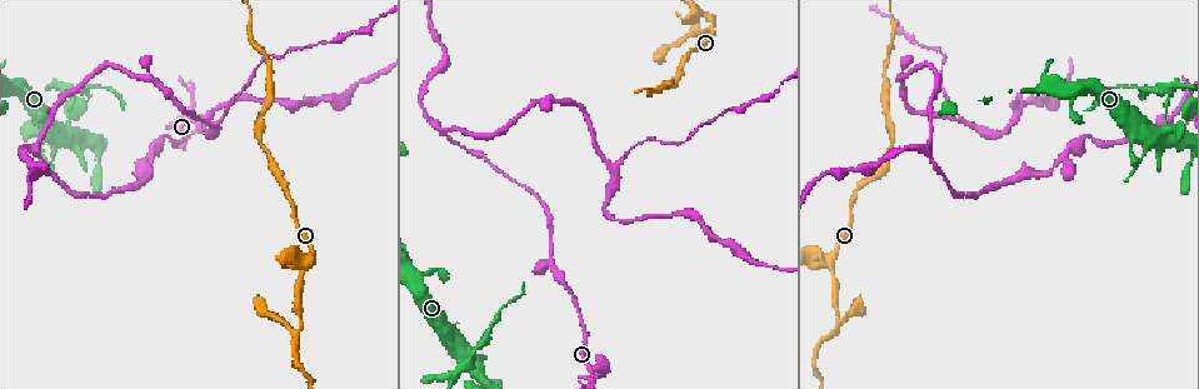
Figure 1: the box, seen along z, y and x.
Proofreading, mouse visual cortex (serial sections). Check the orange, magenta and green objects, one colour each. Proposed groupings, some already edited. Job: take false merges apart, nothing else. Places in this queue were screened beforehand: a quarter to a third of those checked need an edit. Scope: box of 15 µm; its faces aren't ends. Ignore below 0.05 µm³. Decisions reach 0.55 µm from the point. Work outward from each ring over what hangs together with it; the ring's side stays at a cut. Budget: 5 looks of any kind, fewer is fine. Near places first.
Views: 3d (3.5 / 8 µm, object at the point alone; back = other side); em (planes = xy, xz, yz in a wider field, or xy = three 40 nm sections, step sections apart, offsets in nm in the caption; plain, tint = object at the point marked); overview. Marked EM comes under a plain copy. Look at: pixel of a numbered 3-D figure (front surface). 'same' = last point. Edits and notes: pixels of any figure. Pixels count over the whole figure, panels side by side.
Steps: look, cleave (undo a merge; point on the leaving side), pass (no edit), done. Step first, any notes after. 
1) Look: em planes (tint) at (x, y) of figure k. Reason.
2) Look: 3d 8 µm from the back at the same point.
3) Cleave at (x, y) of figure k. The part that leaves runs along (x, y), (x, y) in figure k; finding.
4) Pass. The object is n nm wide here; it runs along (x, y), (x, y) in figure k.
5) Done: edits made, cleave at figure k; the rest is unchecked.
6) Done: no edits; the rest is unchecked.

Look: 3d 3.5 µm at (436, 127) of figure 1. Three arms meet.

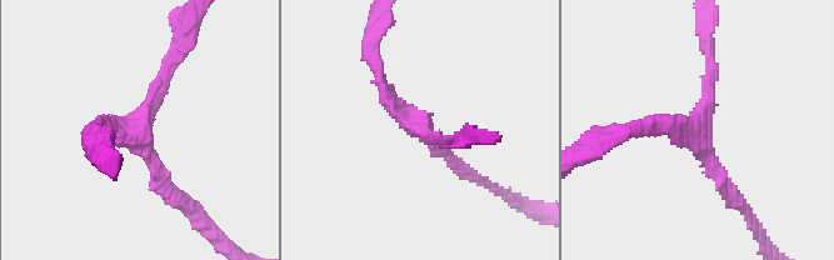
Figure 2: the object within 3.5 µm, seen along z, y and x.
Look: em xy step 2 (tint) at (697, 133) of figure 2. 3 arms meet here; the arms are 150, 200, 200 nm wide.

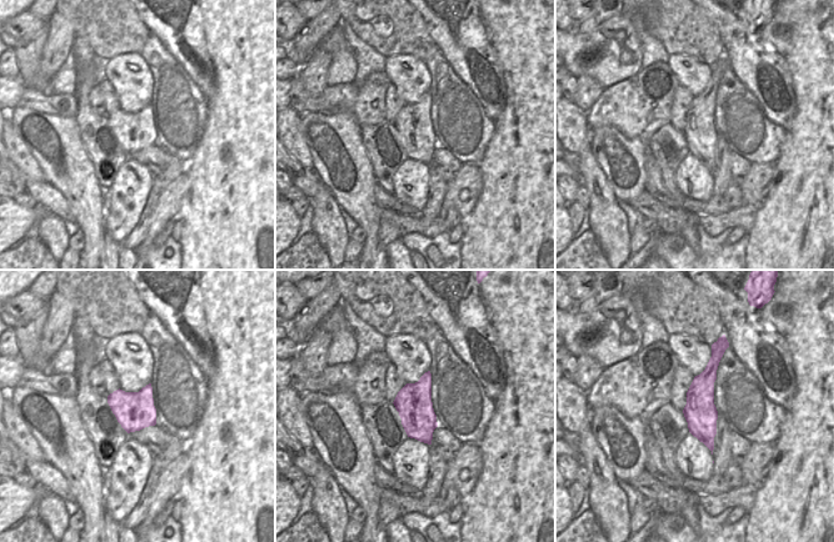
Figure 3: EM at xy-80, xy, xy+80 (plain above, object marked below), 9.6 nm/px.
Pass. It runs along (714, 360), (704, 382), (710, 445) in figure 3; one cell here.

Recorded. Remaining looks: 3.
Look: 3d 3.5 µm from the back at (469, 364) of figure 1. Thin neck.

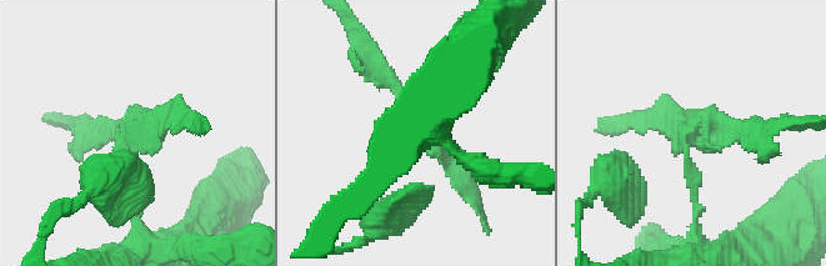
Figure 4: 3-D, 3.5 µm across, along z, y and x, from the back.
Look: em xy step 1 (tint) at (687, 135) of figure 4. 3 arms meet here; the arms are 150, 200, 250 nm wide.

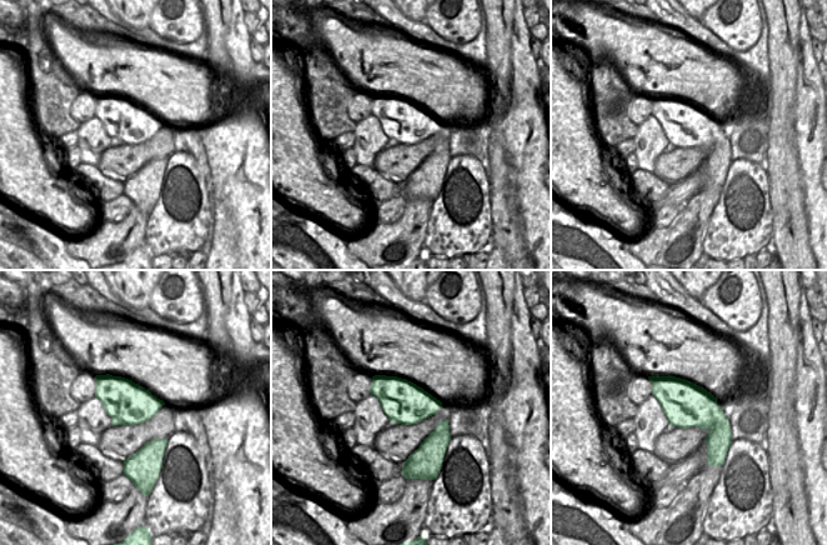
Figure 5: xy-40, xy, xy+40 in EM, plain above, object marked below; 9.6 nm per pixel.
Cleave at (725, 119) of figure 4. The part that leaves runs along (681, 151), (706, 120), (767, 128) in figure 4; a second cell is stuck on.

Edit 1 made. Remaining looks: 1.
Done: edits made, cleave at figure 4; the rest is unchecked.

